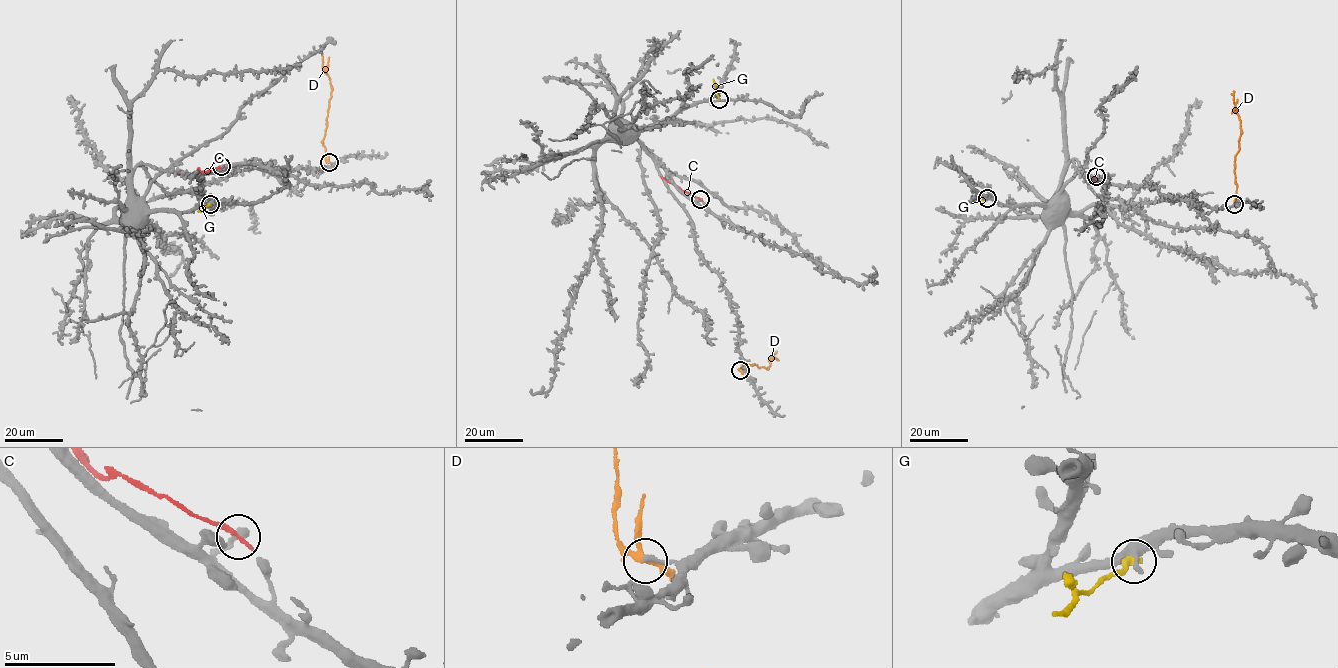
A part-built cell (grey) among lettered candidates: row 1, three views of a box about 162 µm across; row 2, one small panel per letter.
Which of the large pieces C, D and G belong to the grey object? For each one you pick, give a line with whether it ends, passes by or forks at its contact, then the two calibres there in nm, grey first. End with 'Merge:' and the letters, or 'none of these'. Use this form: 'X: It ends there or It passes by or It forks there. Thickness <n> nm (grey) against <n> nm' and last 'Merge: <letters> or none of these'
Merge: none of these

